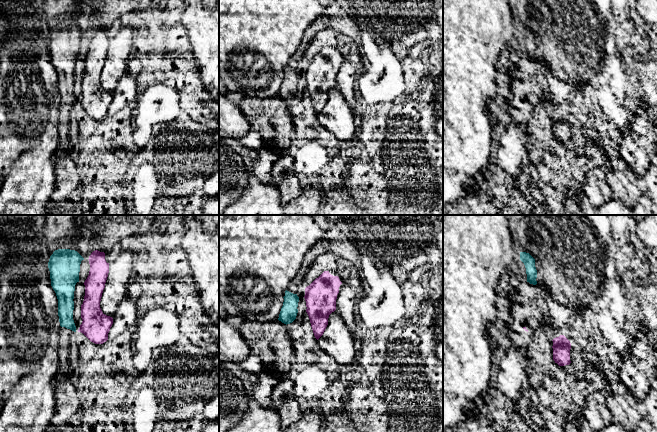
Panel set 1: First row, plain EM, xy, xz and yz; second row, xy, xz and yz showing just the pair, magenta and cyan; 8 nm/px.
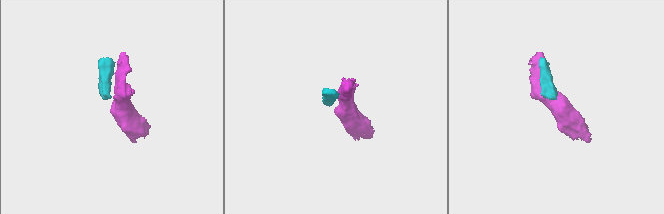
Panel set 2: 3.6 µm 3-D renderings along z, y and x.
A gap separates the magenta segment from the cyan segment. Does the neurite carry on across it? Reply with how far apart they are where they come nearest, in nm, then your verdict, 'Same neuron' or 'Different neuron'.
Distance 20 nm. Different neuron

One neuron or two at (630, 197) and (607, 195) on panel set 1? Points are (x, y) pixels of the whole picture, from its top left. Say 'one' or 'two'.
two

